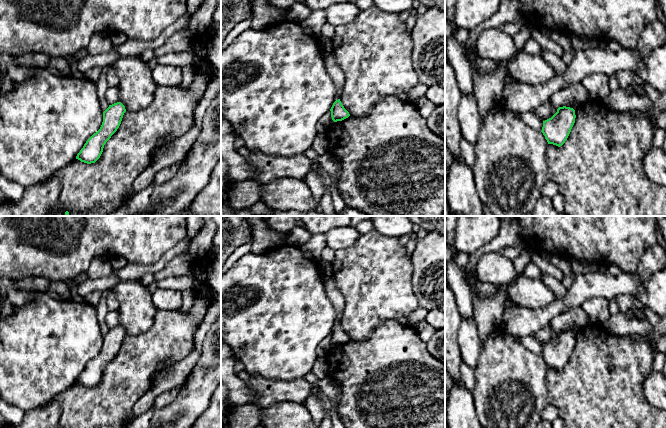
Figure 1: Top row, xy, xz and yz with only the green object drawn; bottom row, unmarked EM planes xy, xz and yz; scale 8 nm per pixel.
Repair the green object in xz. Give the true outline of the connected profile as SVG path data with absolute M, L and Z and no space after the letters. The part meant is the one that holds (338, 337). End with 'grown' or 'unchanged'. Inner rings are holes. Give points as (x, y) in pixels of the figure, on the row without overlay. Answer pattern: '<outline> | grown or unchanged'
M340 323L336 324L331 333L331 341L334 346L342 345L350 340L349 336L344 332Z | unchanged

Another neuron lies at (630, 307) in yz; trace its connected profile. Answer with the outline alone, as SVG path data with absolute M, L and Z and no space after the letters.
M619 294L615 298L619 307L619 311L628 318L635 318L641 321L649 321L649 319L640 313L644 307L645 301L634 299L630 295Z

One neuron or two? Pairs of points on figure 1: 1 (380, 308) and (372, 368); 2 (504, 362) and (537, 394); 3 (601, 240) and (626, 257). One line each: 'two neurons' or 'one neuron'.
1: two neurons
2: one neuron
3: one neuron

